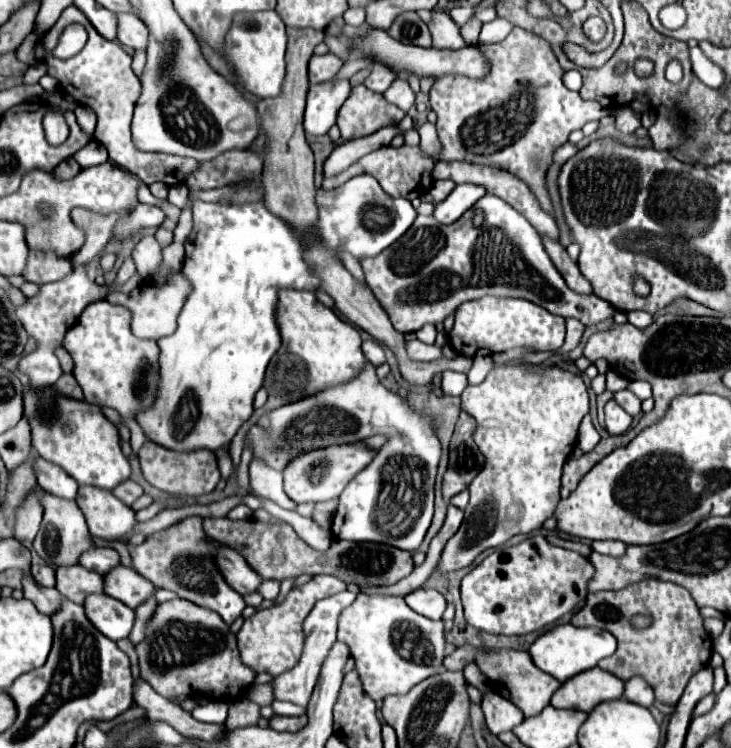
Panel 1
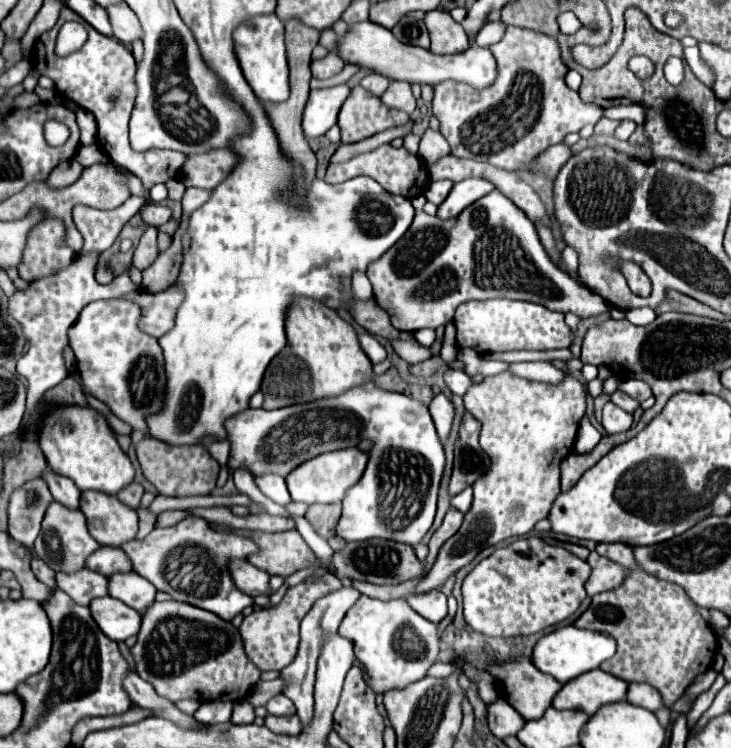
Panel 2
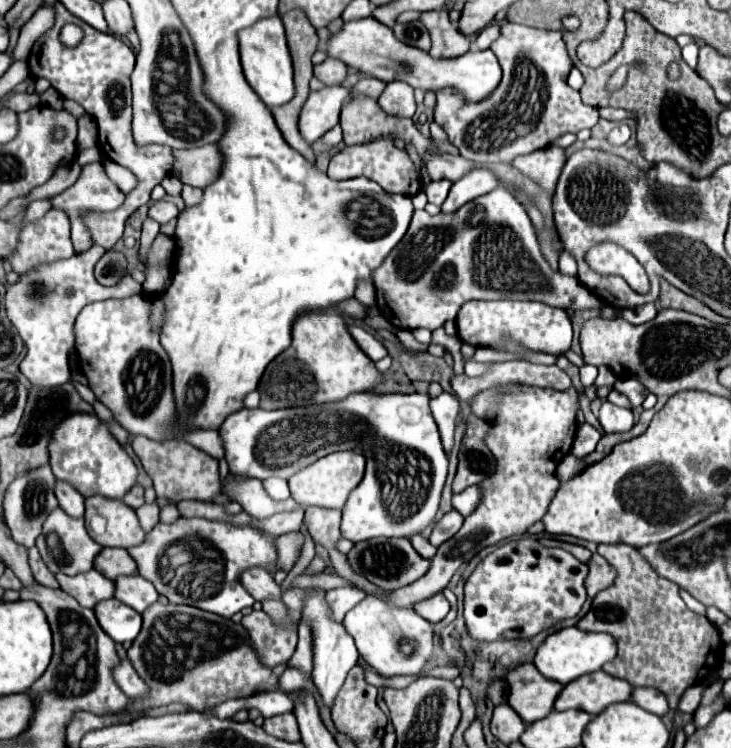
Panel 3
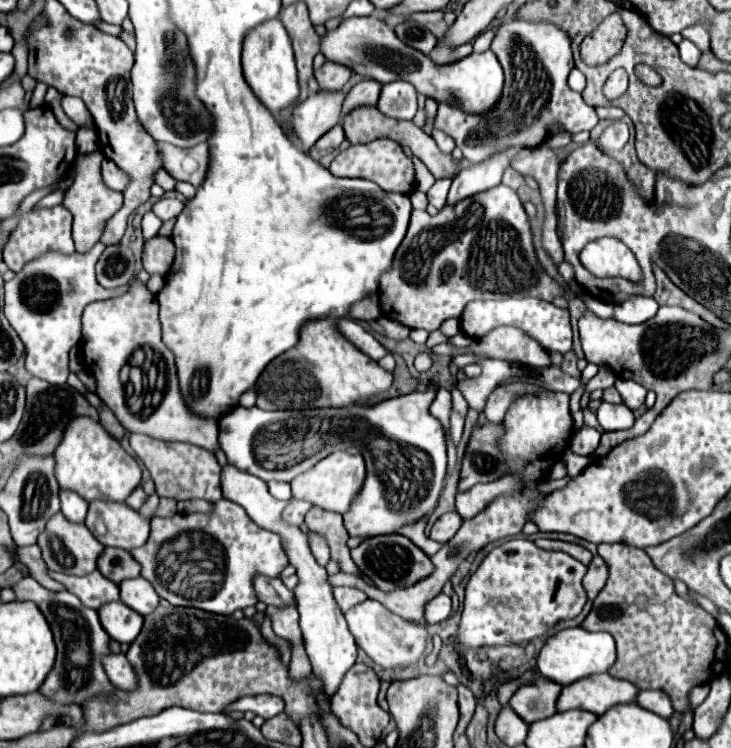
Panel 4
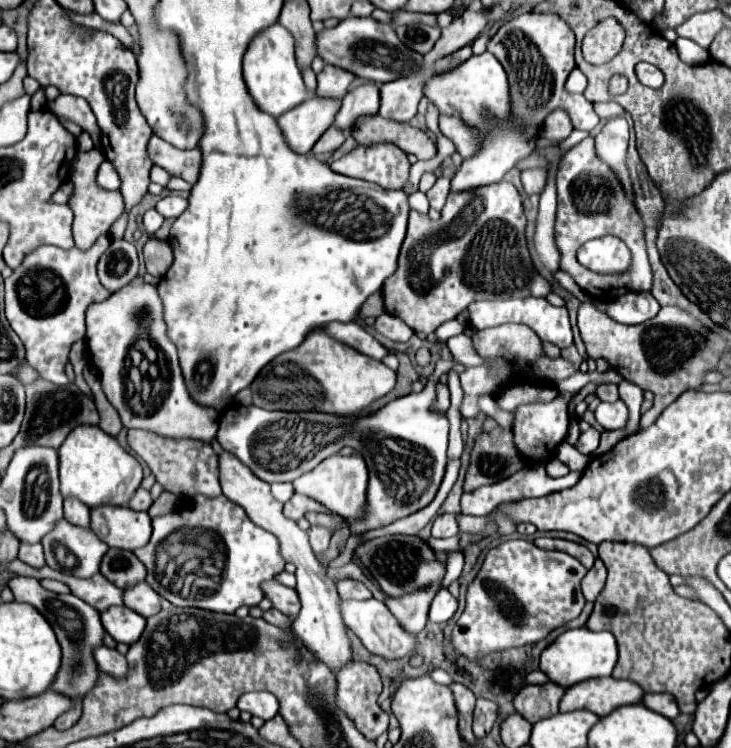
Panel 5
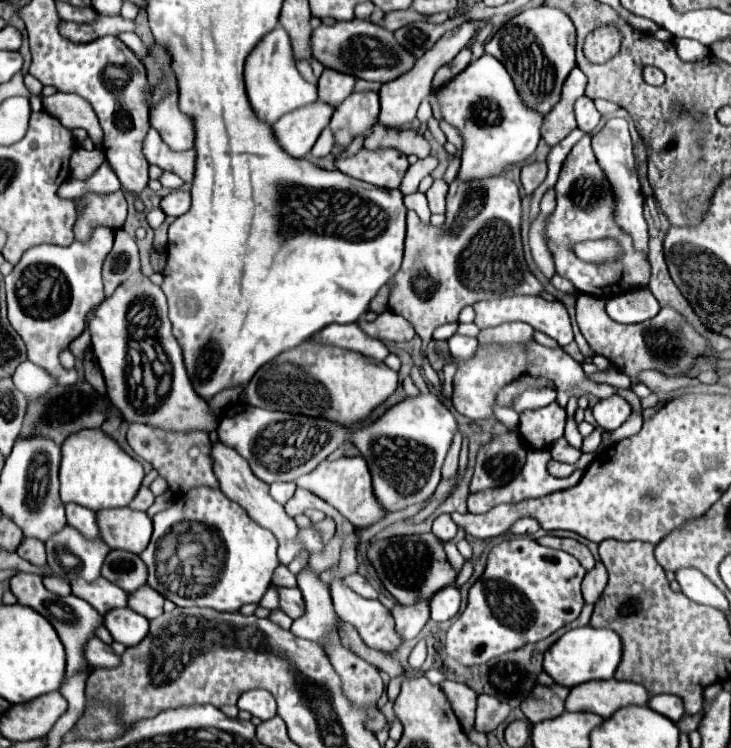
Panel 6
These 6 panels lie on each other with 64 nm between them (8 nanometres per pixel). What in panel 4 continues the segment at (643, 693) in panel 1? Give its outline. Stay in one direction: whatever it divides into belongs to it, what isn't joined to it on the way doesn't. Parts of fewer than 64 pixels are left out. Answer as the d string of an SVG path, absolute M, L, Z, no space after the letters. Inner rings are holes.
M640 690L636 696L636 704L658 714L658 716L662 716L662 718L670 718L674 712L668 696L660 690Z

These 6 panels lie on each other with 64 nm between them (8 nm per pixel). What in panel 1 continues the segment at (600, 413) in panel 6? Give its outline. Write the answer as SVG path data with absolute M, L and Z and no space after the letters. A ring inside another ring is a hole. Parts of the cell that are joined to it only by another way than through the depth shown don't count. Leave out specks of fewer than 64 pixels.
M608 400L606 402L604 412L606 412L606 430L610 434L618 436L618 434L624 434L630 428L632 416L624 408L620 408L614 400Z

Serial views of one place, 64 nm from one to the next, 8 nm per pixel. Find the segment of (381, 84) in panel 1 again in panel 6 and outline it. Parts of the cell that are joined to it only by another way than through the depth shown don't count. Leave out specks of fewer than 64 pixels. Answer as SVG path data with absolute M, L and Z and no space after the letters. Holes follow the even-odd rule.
M372 90L354 92L344 100L330 120L330 128L336 134L336 146L332 150L334 156L338 156L356 136L364 136L370 132L370 128L378 122L380 102L378 94Z

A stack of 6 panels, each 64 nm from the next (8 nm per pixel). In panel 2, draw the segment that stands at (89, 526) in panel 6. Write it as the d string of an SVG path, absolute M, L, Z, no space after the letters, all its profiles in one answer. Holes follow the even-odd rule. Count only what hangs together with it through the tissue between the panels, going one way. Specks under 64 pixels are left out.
M46 468L42 476L44 476L44 480L46 480L54 500L58 500L60 504L64 504L68 508L78 508L78 504L80 504L80 490L76 488L76 484L72 484L72 480L52 472L50 468Z

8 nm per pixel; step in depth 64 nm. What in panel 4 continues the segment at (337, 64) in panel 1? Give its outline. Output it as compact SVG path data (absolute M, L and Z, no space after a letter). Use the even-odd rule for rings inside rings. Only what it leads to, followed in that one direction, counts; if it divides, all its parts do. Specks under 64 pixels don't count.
M326 62L322 68L314 70L314 78L318 80L322 90L342 90L342 86L350 80L350 70L344 64Z

